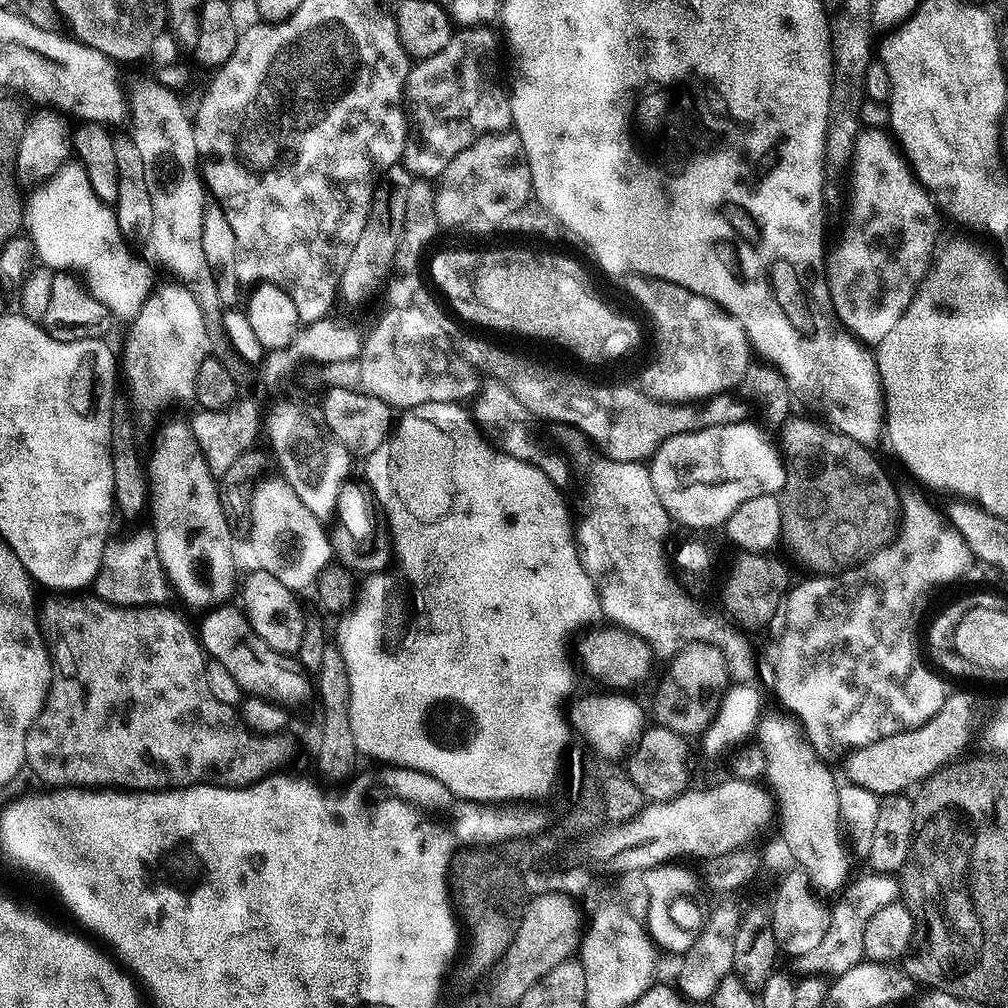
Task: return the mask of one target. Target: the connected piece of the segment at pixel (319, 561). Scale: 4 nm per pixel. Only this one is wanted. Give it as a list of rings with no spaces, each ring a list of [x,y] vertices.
[[[261,481],[253,491],[253,523],[248,540],[252,542],[255,565],[269,572],[293,592],[316,583],[318,571],[334,555],[325,525],[302,504],[289,481]]]

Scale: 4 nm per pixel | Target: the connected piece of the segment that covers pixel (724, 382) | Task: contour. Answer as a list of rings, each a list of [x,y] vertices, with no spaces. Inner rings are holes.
[[[630,280],[628,288],[634,296],[638,296],[646,308],[656,316],[658,324],[658,340],[660,349],[651,357],[652,369],[638,381],[638,387],[647,399],[666,406],[668,409],[692,408],[702,400],[709,400],[717,396],[730,393],[730,382],[734,382],[742,376],[742,365],[740,366],[740,352],[749,350],[750,337],[745,329],[739,325],[738,320],[731,318],[716,303],[693,289],[684,287],[682,290],[656,282],[656,288],[644,280]]]

